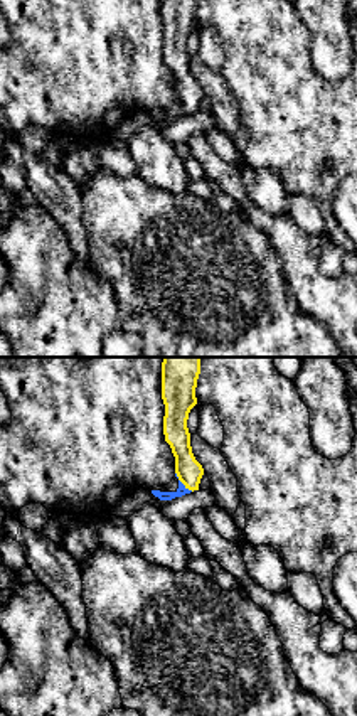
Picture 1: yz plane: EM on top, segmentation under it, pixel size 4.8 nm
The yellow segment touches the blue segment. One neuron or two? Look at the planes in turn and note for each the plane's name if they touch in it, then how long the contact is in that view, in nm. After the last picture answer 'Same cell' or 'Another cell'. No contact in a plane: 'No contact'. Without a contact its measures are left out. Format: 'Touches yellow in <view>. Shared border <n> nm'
Touches yellow in yz. Shared border 130 nm

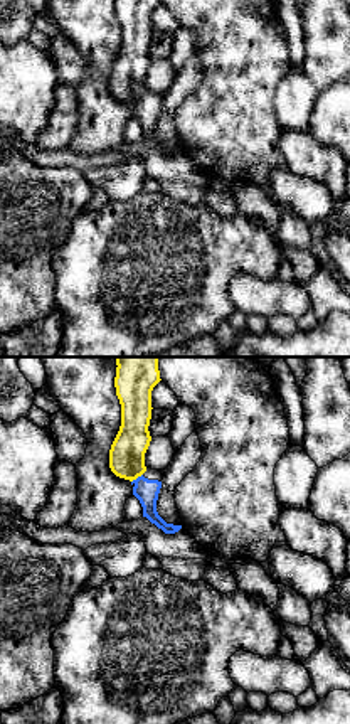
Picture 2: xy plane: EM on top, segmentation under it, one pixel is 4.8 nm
Touches yellow in xy. Shared border 70 nm

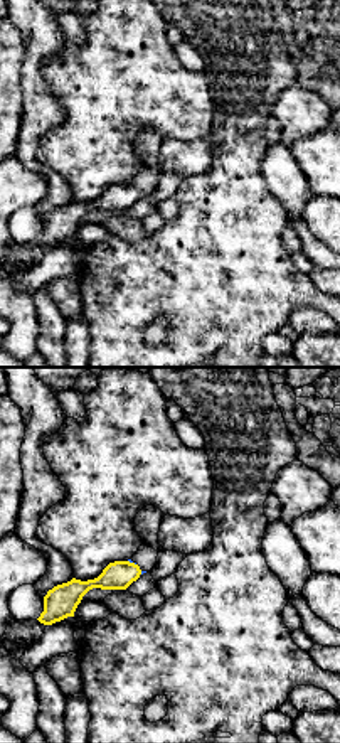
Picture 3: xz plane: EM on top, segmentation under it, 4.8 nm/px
Touches yellow in xz. Shared border 50 nm

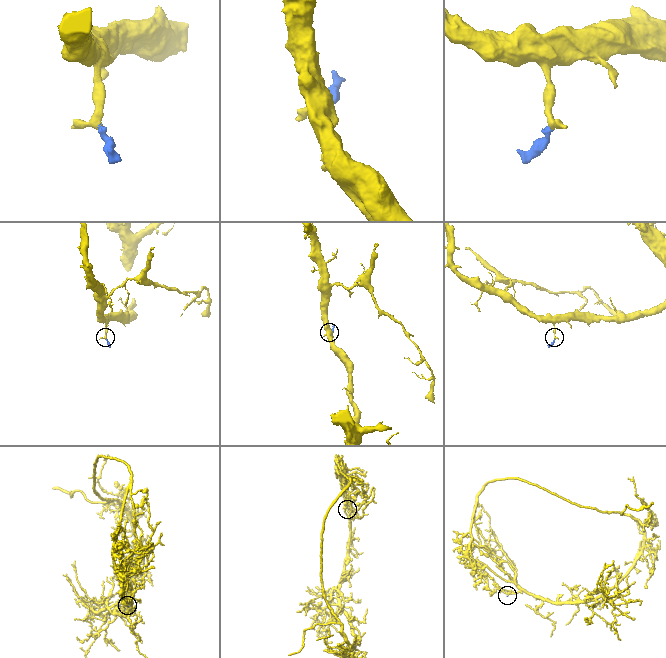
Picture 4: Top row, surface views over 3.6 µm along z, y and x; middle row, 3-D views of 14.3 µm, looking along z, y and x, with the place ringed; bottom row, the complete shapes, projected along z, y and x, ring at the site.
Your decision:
Same cell

